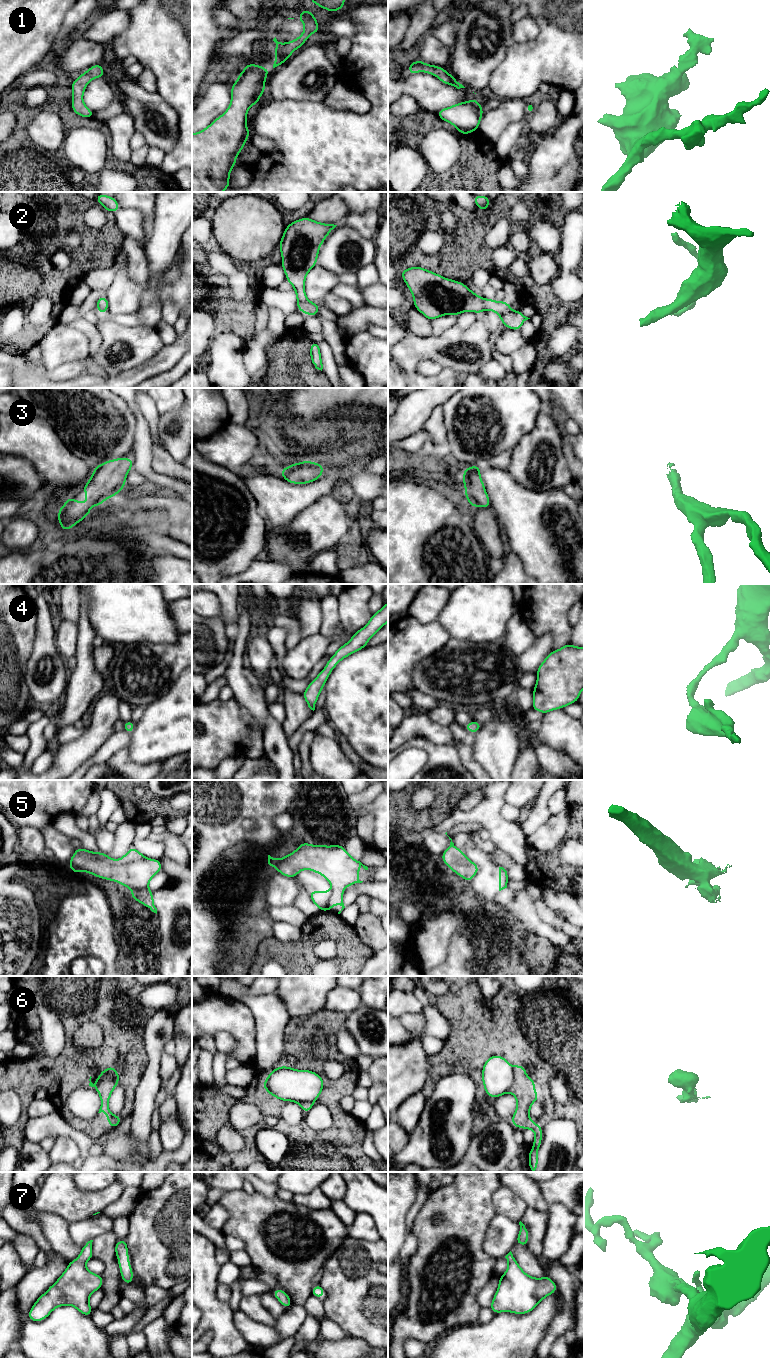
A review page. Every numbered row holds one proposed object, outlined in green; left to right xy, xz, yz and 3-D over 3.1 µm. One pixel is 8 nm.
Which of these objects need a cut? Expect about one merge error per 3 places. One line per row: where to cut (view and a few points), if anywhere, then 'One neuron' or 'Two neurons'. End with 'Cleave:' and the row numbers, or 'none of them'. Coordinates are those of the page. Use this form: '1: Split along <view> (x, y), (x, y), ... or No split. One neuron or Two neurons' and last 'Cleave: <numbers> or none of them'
1: No split. One neuron
2: No split. One neuron
3: No split. One neuron
4: No split. One neuron
5: No split. One neuron
6: No split. One neuron
7: No split. One neuron
Cleave: none of them

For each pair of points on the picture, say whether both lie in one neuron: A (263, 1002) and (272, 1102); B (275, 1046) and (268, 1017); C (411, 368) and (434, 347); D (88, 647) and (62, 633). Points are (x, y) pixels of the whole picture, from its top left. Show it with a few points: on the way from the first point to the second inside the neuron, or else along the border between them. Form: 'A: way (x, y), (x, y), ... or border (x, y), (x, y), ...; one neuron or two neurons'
A: border (281, 1064), (265, 1074), (259, 1073); two neurons
B: way (270, 1039), (270, 1024); one neuron
C: way (413, 361), (427, 348); one neuron
D: border (78, 624), (76, 653), (74, 655); two neurons

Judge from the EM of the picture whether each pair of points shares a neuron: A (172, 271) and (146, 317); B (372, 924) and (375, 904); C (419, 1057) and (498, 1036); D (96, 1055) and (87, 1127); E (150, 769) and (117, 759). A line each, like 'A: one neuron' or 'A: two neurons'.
A: one neuron
B: two neurons
C: two neurons
D: one neuron
E: one neuron

